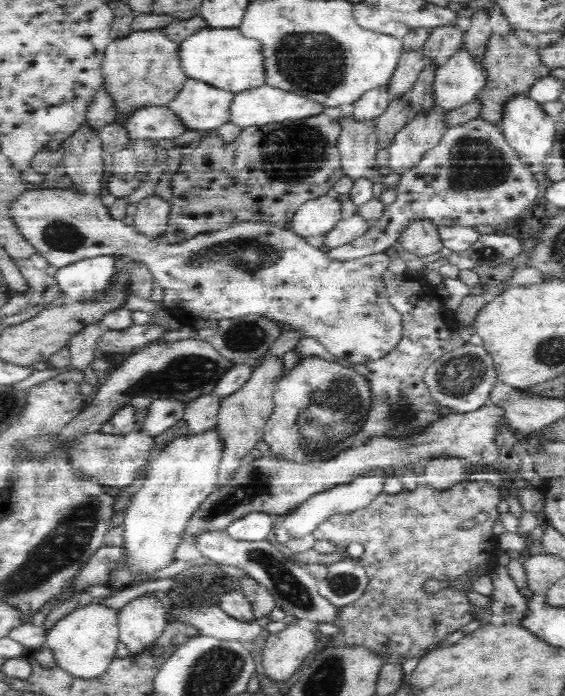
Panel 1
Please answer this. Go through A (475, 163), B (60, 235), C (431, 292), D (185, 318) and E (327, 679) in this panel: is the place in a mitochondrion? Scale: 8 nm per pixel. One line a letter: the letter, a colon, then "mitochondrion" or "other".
A: mitochondrion
B: mitochondrion
C: other
D: other
E: mitochondrion

